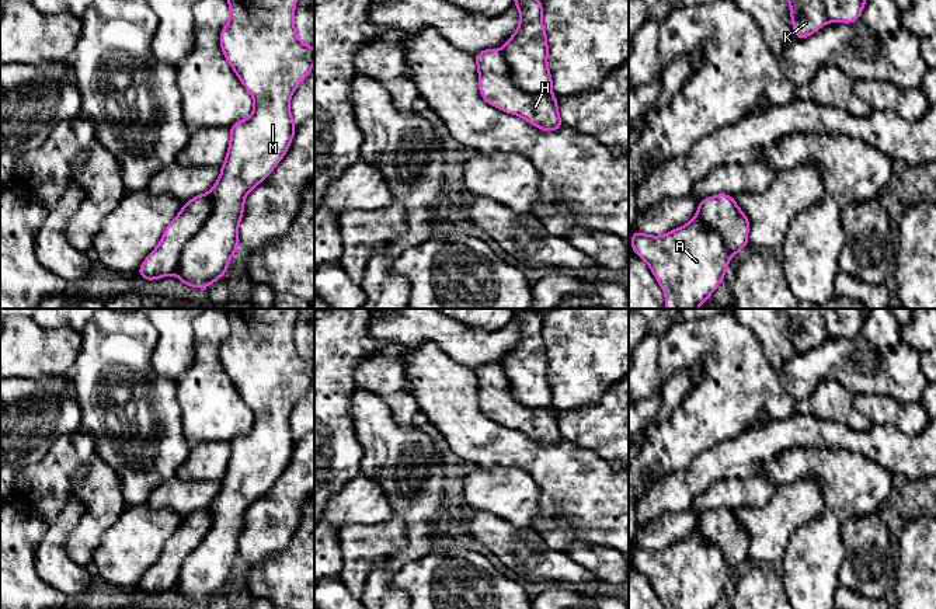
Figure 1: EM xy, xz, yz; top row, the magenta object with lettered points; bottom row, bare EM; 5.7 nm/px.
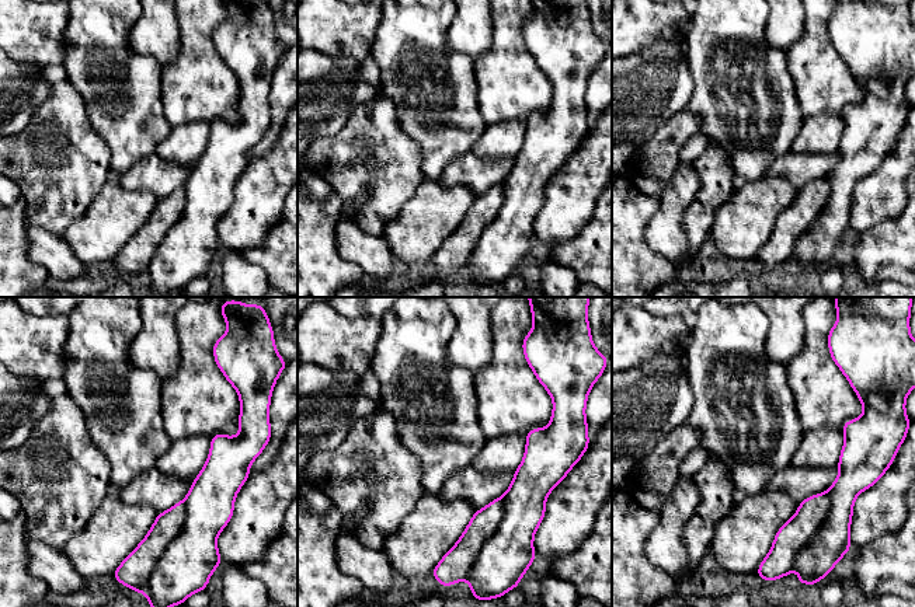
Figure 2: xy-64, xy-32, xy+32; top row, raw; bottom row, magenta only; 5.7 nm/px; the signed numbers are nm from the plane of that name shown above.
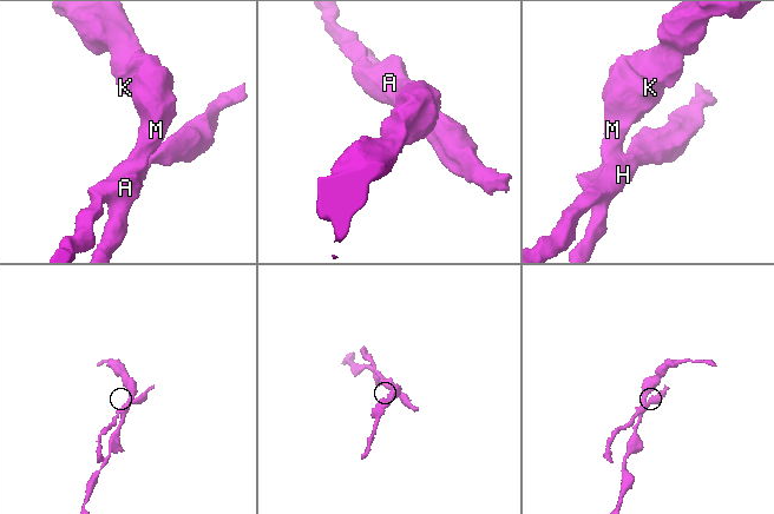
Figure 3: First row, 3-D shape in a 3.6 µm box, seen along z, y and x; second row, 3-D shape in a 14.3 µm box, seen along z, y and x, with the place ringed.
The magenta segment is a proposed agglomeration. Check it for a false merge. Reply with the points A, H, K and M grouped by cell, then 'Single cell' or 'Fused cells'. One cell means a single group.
Groups: A K M / H. Fused cells

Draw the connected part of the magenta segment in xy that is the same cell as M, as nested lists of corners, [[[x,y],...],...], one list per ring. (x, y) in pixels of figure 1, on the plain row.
[[[227,309],[230,333],[220,345],[220,362],[232,383],[251,408],[254,425],[247,434],[237,435],[230,443],[230,457],[220,491],[208,507],[212,525],[201,544],[185,558],[174,589],[187,601],[209,602],[227,587],[232,570],[239,566],[239,539],[244,526],[247,508],[261,498],[286,469],[296,441],[289,424],[296,401],[310,389],[314,377],[314,363],[299,355],[295,344],[295,323],[297,309]]]

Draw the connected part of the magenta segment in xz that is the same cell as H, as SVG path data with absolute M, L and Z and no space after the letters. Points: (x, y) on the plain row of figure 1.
M484 363L476 368L474 373L479 384L479 406L487 418L518 429L540 445L563 442L557 413L551 407L529 408L515 401L501 365Z

